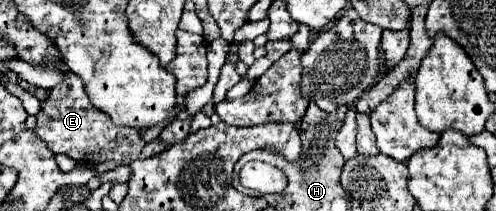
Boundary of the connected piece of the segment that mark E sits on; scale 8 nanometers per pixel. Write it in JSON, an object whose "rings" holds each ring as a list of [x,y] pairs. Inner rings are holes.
{"rings":[[[70,73],[60,85],[50,89],[50,95],[42,103],[42,109],[36,117],[36,135],[46,141],[48,149],[52,149],[54,153],[66,153],[74,161],[84,165],[96,165],[108,159],[116,161],[118,165],[130,165],[140,157],[140,151],[144,147],[142,131],[114,125],[106,113],[100,113],[100,109],[90,103],[80,77],[76,77],[74,73]]]}

